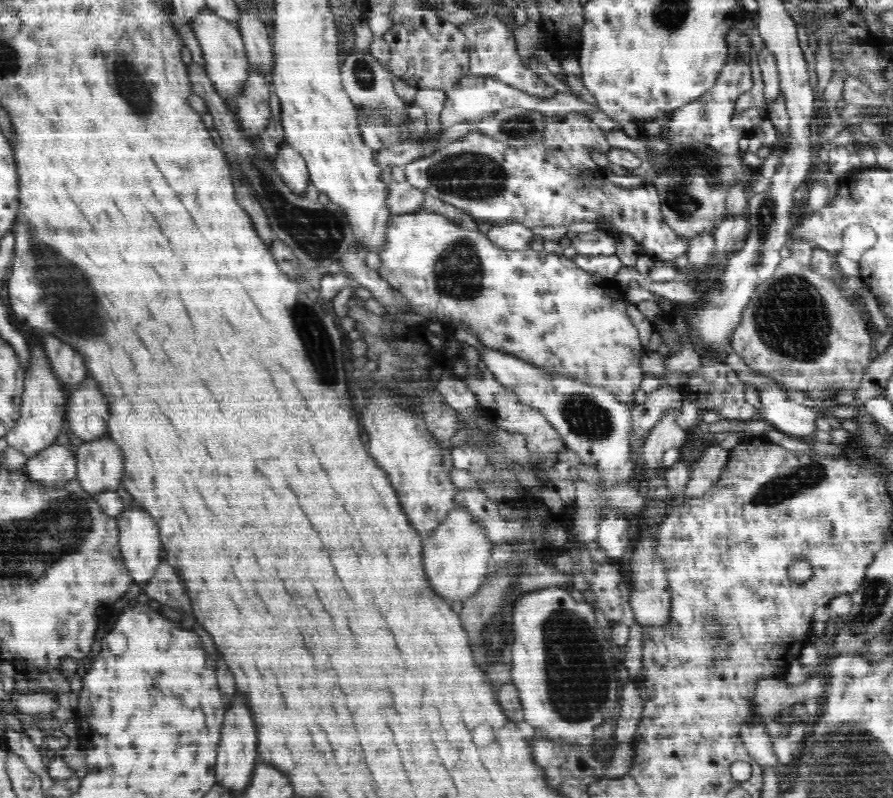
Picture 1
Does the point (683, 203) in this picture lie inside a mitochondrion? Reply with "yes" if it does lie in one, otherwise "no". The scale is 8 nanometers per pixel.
yes

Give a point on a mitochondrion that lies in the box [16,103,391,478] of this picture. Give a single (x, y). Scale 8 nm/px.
(72, 303)

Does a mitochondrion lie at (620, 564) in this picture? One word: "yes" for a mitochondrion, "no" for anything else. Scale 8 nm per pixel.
no

